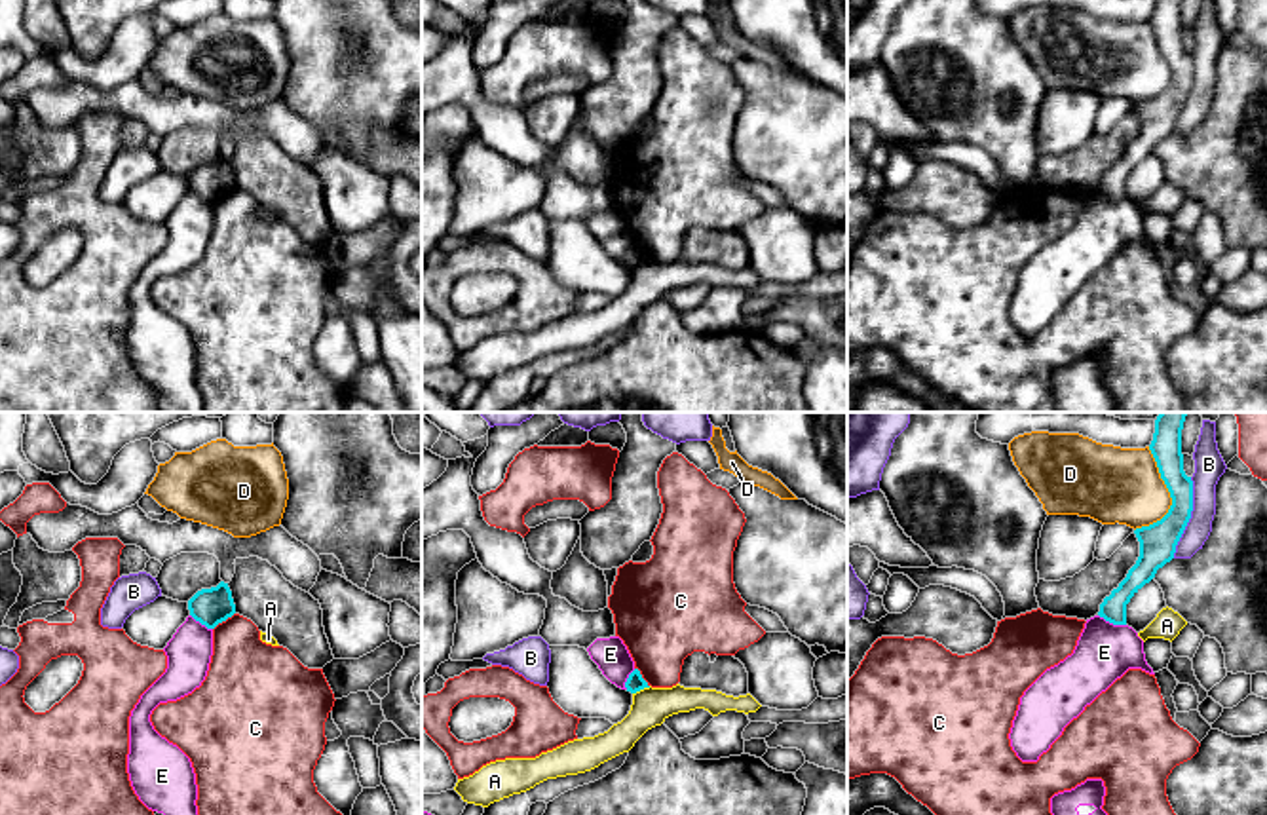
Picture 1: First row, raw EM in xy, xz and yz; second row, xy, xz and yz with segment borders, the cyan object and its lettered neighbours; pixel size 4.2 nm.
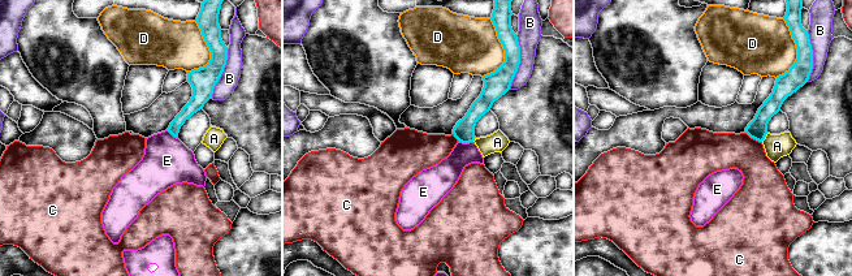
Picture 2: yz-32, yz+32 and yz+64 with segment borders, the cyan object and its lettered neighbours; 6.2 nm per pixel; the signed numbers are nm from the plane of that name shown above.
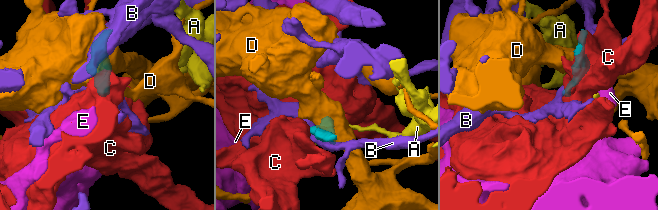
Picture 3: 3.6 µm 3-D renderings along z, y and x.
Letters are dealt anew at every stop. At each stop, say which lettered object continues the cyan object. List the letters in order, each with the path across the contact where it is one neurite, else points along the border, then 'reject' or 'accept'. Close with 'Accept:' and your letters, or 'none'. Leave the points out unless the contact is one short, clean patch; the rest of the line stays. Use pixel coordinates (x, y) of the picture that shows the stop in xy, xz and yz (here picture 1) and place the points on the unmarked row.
A: border xz (650, 261), (633, 268); reject
B: reject
C: reject
D: reject
E: border yz (1098, 189), (1125, 200); reject
Accept: none

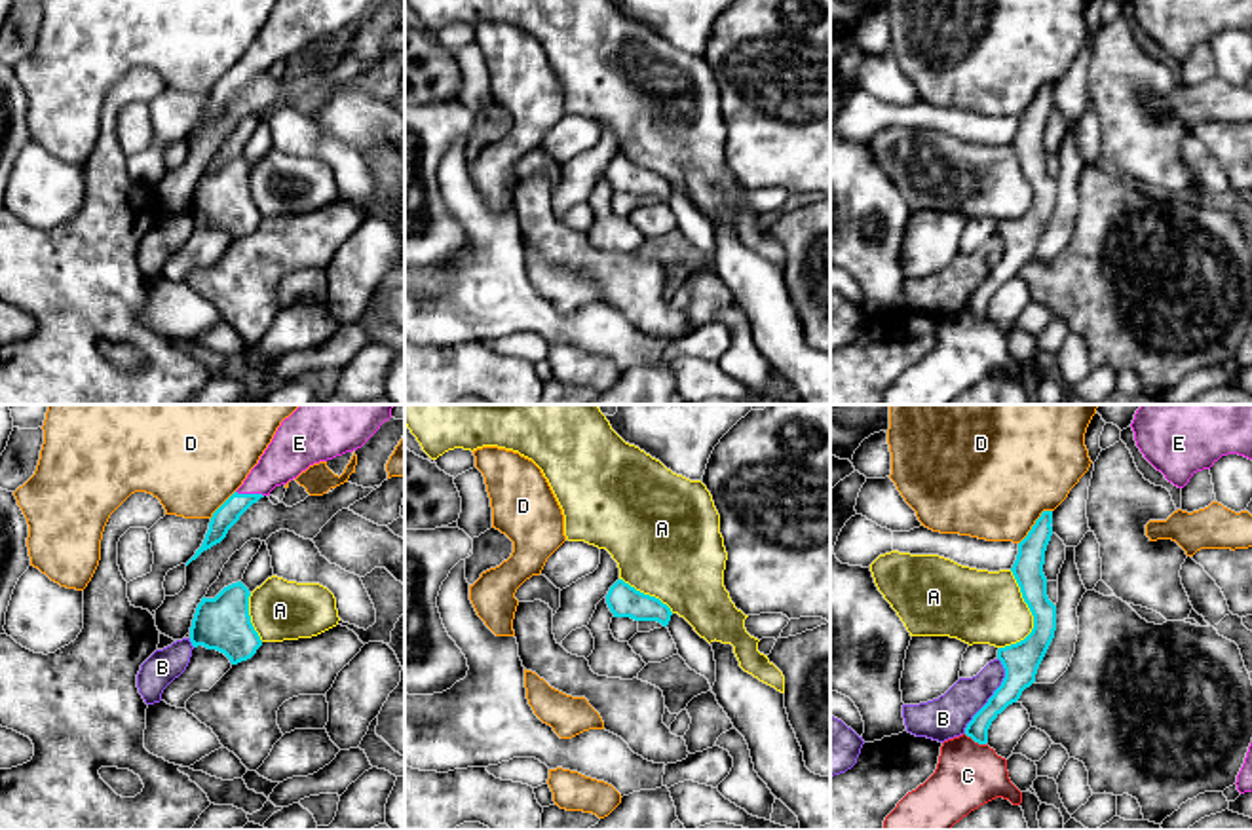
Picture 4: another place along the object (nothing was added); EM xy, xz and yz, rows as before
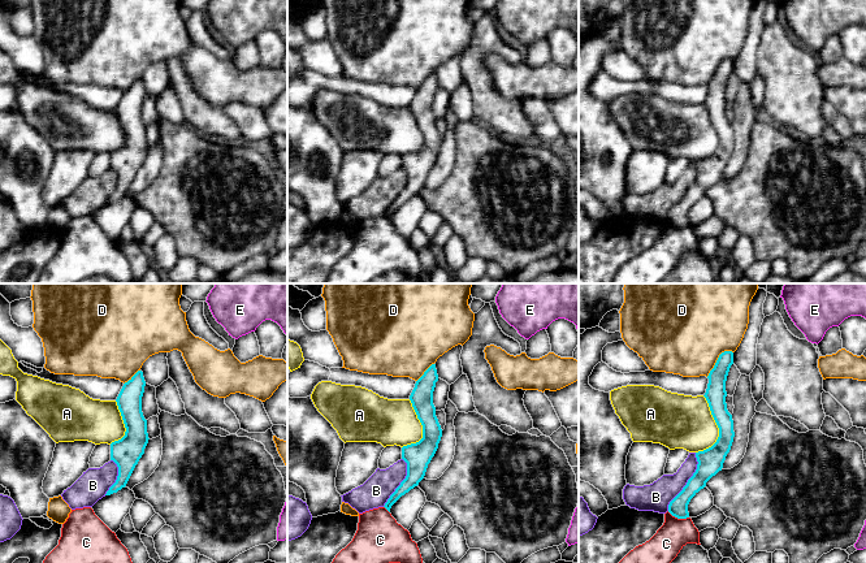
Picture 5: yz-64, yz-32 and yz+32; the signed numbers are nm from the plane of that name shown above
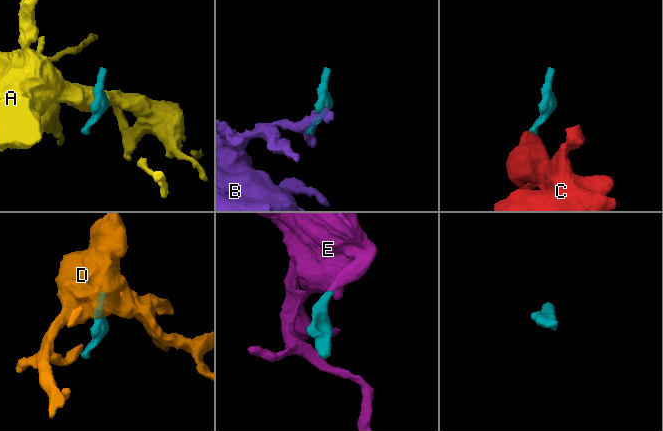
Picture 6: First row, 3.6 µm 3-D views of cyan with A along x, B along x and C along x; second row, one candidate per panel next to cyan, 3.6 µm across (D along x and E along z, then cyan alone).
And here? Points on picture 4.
A: reject
B: reject
C: border yz (964, 308), (985, 320); reject
D: border yz (1051, 84), (1040, 90), (1019, 118); reject
E: way xy (227, 90), (249, 69), (289, 27); accept
Accept: E

